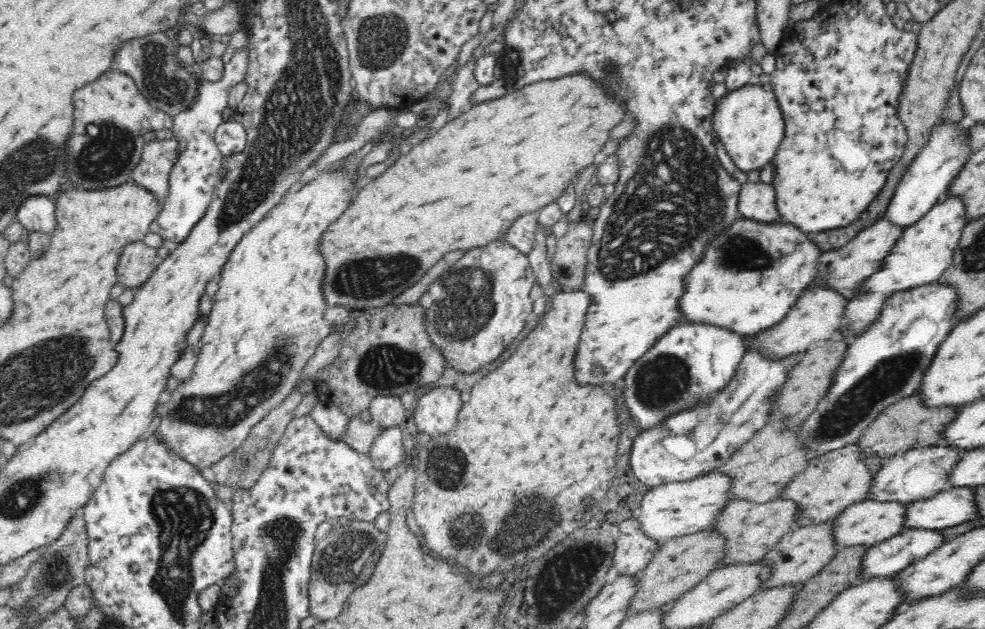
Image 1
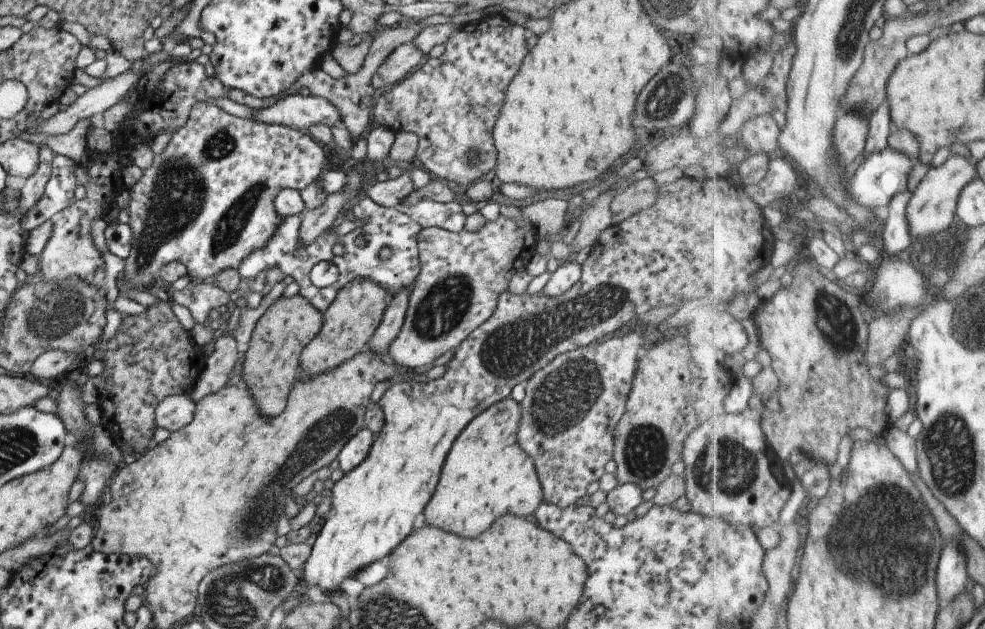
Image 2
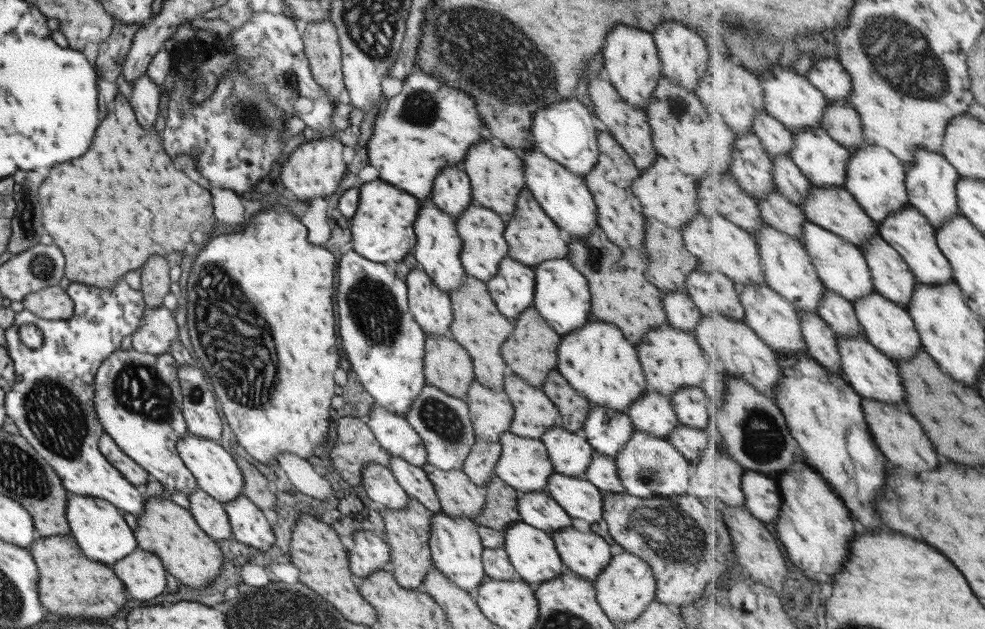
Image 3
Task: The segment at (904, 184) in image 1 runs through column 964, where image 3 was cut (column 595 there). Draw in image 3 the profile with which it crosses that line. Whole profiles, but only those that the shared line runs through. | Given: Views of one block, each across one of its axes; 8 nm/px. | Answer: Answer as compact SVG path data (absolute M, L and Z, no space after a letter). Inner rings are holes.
M575 98L563 99L536 110L532 114L530 134L536 151L581 178L593 168L597 160L596 121L589 110Z

